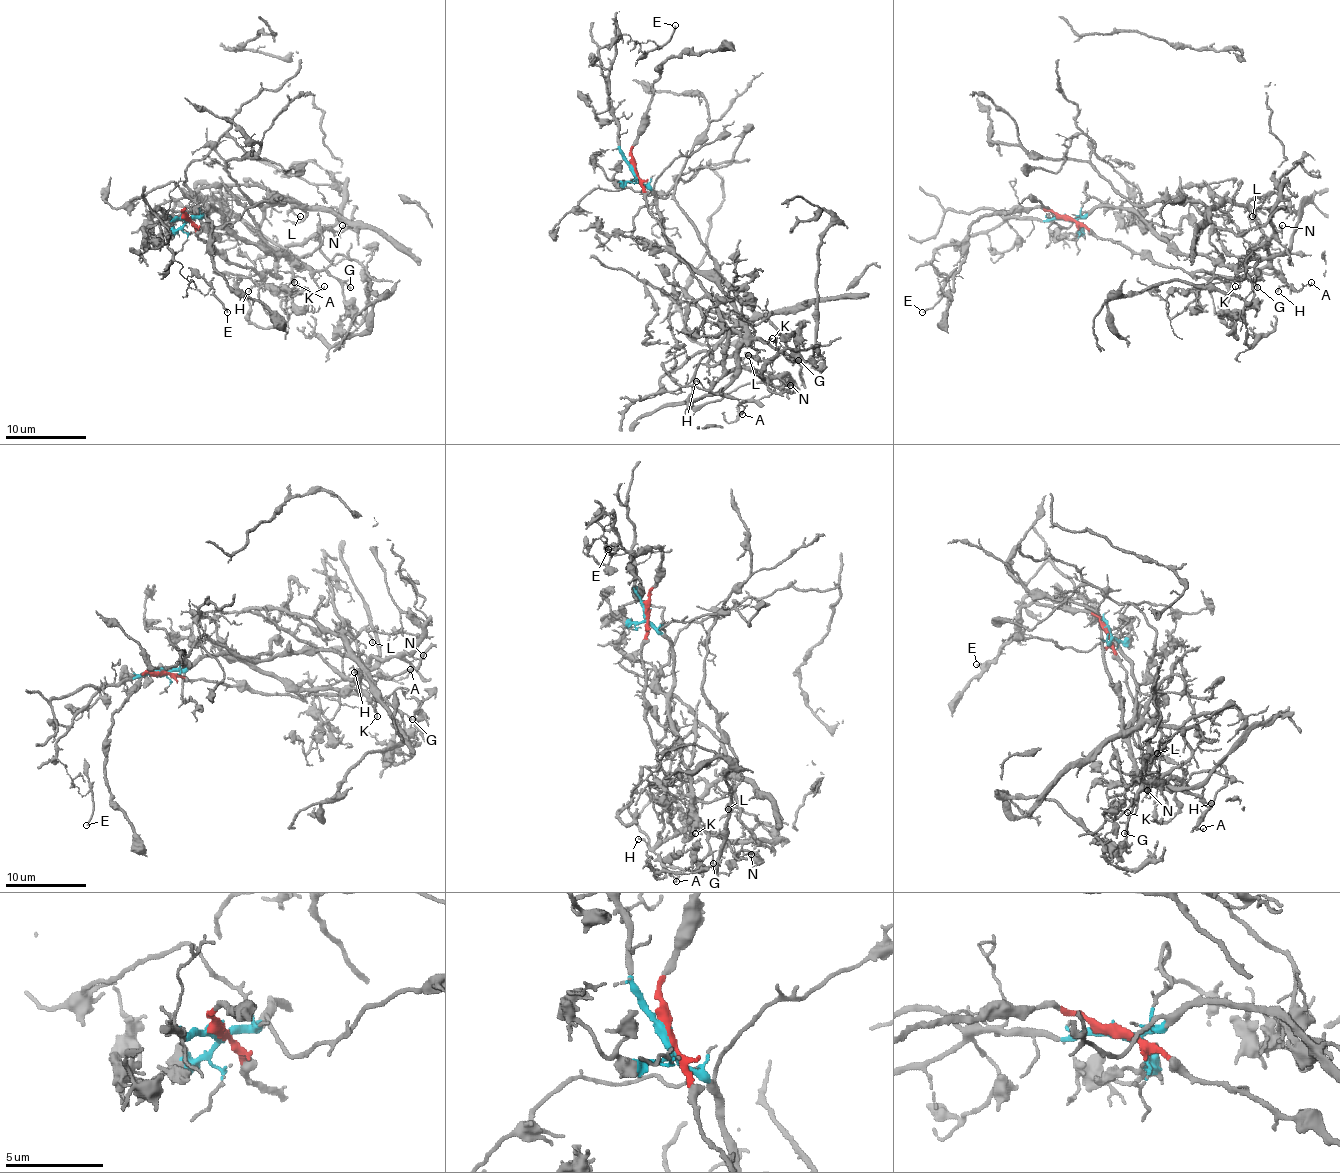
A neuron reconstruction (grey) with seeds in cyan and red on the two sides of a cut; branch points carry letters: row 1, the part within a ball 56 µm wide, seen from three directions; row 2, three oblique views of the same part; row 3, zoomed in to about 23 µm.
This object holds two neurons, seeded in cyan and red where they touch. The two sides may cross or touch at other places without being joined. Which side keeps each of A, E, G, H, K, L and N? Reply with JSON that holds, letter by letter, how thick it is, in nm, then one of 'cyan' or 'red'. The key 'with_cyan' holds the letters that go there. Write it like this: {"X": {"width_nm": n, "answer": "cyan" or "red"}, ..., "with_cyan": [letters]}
{"A": {"width_nm": 100, "answer": "red"}, "E": {"width_nm": 140, "answer": "cyan"}, "G": {"width_nm": 110, "answer": "cyan"}, "H": {"width_nm": 160, "answer": "red"}, "K": {"width_nm": 120, "answer": "cyan"}, "L": {"width_nm": 140, "answer": "red"}, "N": {"width_nm": 110, "answer": "red"}, "with_cyan": ["E", "G", "K"]}

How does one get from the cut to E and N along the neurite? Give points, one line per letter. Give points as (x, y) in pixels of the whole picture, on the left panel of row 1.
E: (187, 219), (164, 219), (160, 223), (160, 235), (180, 263), (180, 274), (191, 288), (213, 294), (227, 312)
N: (187, 219), (199, 237), (219, 253), (239, 265), (280, 278), (276, 259), (288, 247), (302, 245), (343, 225)

